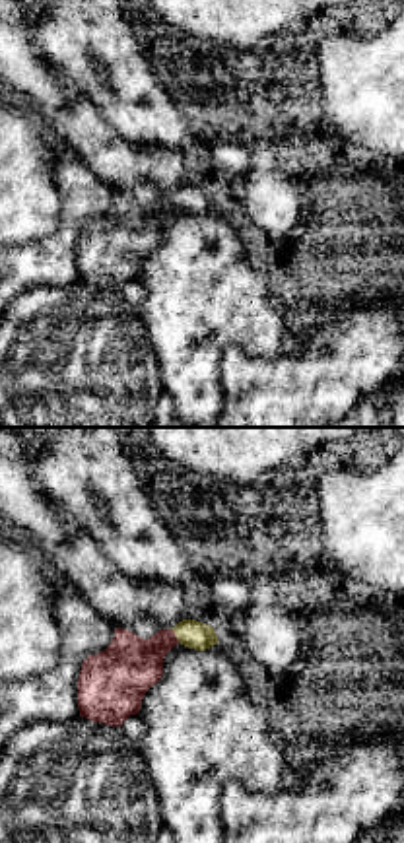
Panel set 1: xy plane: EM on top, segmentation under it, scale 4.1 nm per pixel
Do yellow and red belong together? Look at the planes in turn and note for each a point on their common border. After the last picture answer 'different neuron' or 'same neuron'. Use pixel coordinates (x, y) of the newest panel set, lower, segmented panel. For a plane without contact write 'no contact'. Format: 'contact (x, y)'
contact (175, 634)

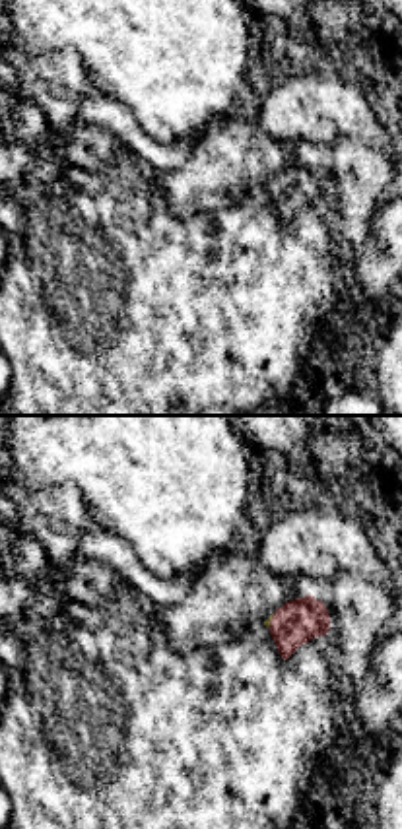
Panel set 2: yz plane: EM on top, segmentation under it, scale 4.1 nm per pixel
contact (268, 622)

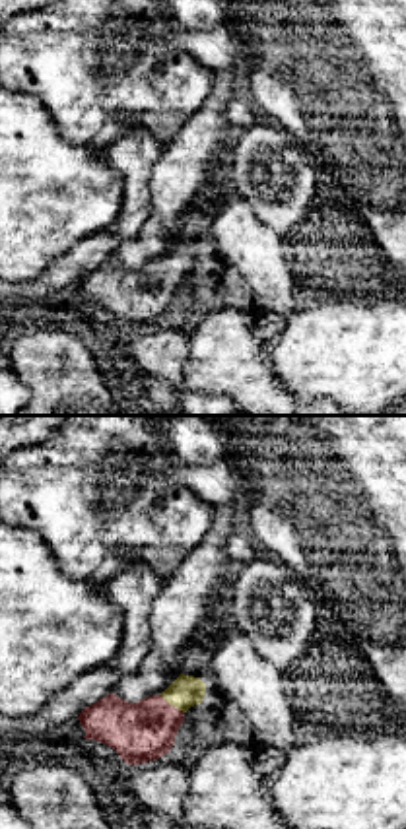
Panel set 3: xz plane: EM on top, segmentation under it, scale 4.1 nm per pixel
contact (171, 703)

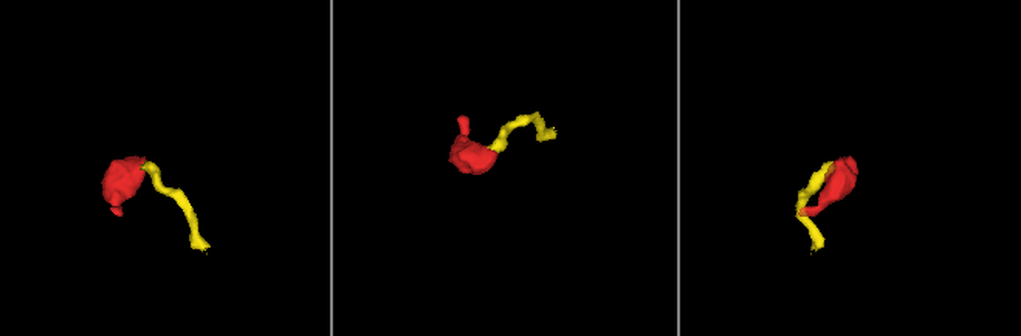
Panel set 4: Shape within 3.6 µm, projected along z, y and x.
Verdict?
same neuron

